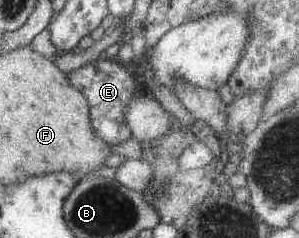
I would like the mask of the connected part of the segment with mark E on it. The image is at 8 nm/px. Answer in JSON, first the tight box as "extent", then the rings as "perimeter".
{"extent":[68,56,141,146],"perimeter":[[[102,56],[94,63],[88,63],[76,71],[72,71],[68,74],[68,81],[78,88],[88,101],[90,123],[95,135],[98,135],[102,141],[110,146],[118,145],[118,143],[130,139],[131,131],[126,123],[124,111],[126,111],[134,91],[139,91],[141,88],[136,85],[136,79],[128,73],[124,64],[115,58],[107,59]]]}

